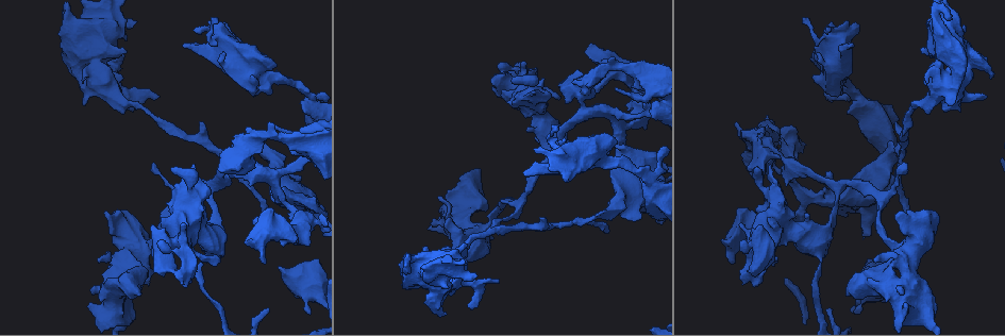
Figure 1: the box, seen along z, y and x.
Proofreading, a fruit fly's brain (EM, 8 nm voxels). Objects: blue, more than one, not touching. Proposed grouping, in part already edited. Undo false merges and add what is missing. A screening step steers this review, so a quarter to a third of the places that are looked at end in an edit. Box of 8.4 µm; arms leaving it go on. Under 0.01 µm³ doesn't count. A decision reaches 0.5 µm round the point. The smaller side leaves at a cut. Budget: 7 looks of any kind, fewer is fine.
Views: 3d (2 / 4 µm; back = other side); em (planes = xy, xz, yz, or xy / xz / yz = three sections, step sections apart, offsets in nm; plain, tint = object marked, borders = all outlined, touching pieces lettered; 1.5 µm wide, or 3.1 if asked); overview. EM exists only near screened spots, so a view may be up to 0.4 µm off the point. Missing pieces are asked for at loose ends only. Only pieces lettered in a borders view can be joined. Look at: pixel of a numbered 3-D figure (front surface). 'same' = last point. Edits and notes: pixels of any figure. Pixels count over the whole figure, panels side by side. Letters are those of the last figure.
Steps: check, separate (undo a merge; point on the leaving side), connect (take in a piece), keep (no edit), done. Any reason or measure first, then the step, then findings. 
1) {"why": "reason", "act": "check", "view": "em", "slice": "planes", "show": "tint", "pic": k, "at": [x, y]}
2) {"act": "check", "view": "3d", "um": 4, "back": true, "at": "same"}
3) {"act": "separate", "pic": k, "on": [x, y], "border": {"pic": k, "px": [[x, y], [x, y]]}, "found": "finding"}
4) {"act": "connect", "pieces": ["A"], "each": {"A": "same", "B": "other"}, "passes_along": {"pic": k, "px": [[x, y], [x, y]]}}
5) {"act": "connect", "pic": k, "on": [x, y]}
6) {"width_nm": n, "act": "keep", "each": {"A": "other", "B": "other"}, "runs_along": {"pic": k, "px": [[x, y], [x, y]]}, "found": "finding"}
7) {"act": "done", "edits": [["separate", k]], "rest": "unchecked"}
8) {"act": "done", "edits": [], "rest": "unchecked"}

{"why": "thick end", "act": "check", "view": "3d", "um": 2, "pic": 1, "at": [535, 92]}

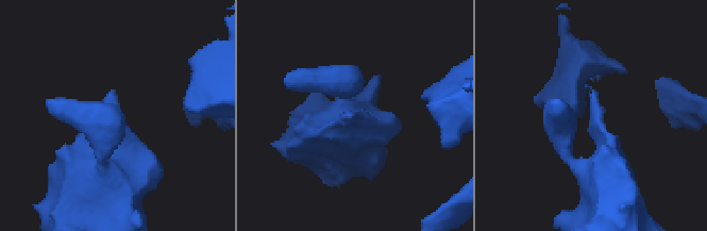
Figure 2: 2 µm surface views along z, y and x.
{"act": "check", "view": "em", "slice": "xz", "step": 4, "show": "tint", "pic": 2, "at": [112, 89]}

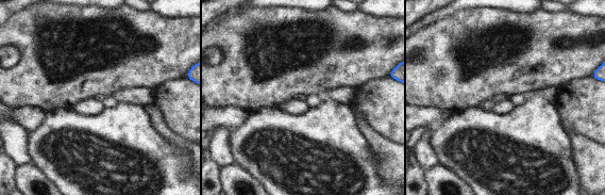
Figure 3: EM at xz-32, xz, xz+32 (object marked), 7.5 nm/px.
{"why": "cut it another way", "act": "check", "view": "em", "slice": "planes", "show": "borders", "at": "same"}

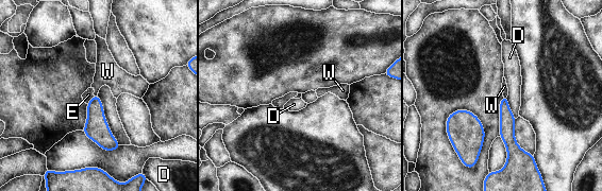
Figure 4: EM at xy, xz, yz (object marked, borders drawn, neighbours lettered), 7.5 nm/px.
{"act": "keep", "each": {"D": "other", "E": "other", "W": "other"}, "runs_along": {"pic": 4, "px": [[504, 99], [511, 143], [509, 158]]}, "found": "no lettered piece goes on from it"}

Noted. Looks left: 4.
{"why": "thin end", "act": "check", "view": "em", "slice": "planes", "show": "borders", "pic": 1, "at": [216, 17]}

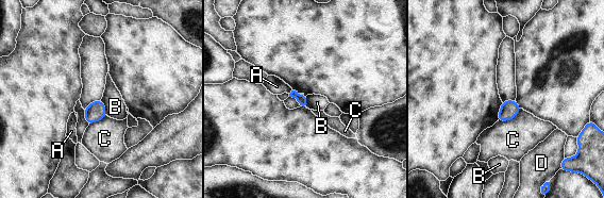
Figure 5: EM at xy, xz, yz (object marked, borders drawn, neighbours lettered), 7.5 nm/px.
{"act": "keep", "each": {"A": "other", "B": "other", "C": "other", "D": "other"}, "border": {"pic": 5, "px": [[101, 99], [107, 115]]}, "found": "no lettered piece goes on from it"}

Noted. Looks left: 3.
{"why": "stops while still wide", "act": "check", "view": "em", "slice": "xz", "step": 8, "show": "tint", "pic": 1, "at": [475, 273]}

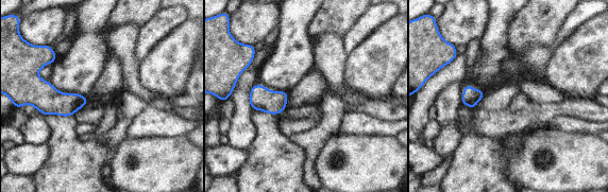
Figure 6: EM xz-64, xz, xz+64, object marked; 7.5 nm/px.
{"why": "cut it another way", "act": "check", "view": "em", "slice": "planes", "show": "borders", "at": "same"}

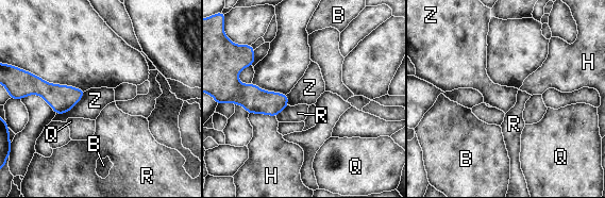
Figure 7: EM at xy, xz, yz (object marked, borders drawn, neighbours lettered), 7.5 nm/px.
{"act": "keep", "each": {"B": "other", "H": "other", "Q": "other", "R": "other", "Z": "other"}, "border": {"pic": 7, "px": [[85, 92], [68, 111], [55, 115]]}, "found": "none of them fits"}

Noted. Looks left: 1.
{"act": "done", "edits": [], "rest": "unchecked"}

